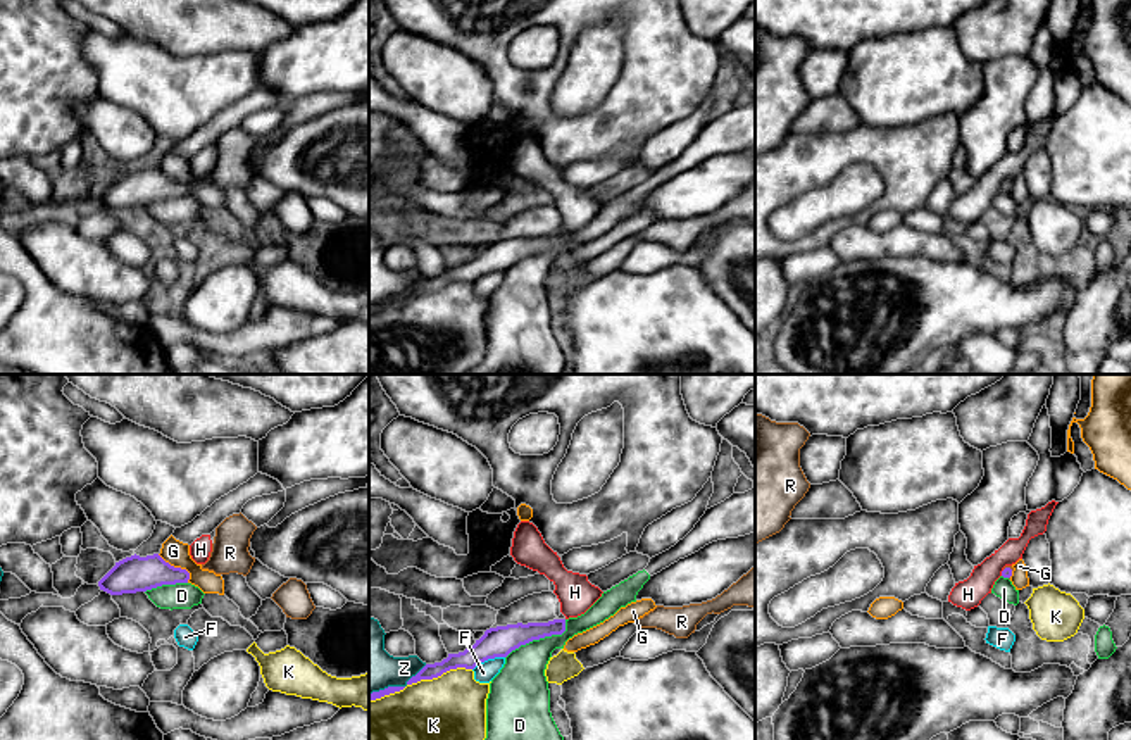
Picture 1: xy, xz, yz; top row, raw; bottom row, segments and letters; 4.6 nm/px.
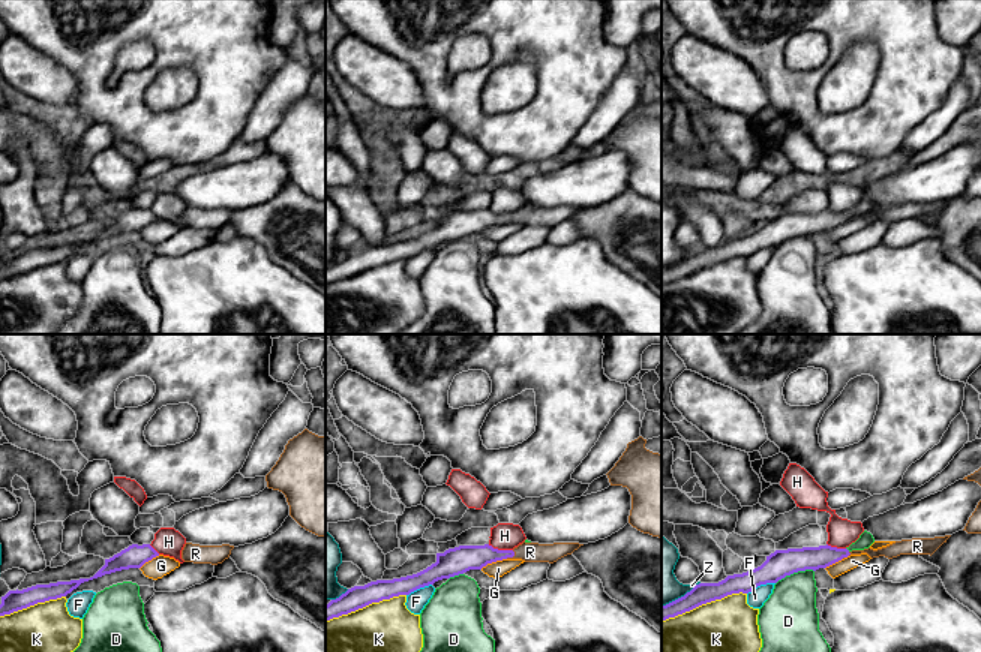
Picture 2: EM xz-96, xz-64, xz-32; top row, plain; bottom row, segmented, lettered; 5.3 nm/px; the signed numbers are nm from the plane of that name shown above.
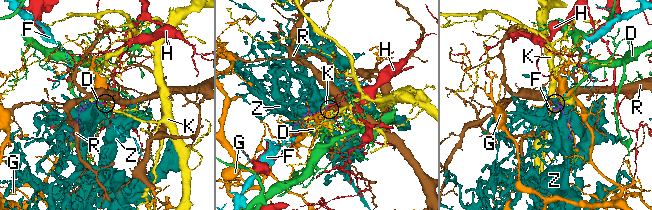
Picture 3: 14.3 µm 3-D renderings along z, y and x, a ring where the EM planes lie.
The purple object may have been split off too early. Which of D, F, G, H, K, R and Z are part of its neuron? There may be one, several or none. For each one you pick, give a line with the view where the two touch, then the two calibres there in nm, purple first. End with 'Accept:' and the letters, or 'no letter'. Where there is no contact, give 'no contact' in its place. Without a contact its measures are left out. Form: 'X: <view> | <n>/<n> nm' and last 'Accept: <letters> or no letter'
R: yz | 50/20 nm
Accept: R

